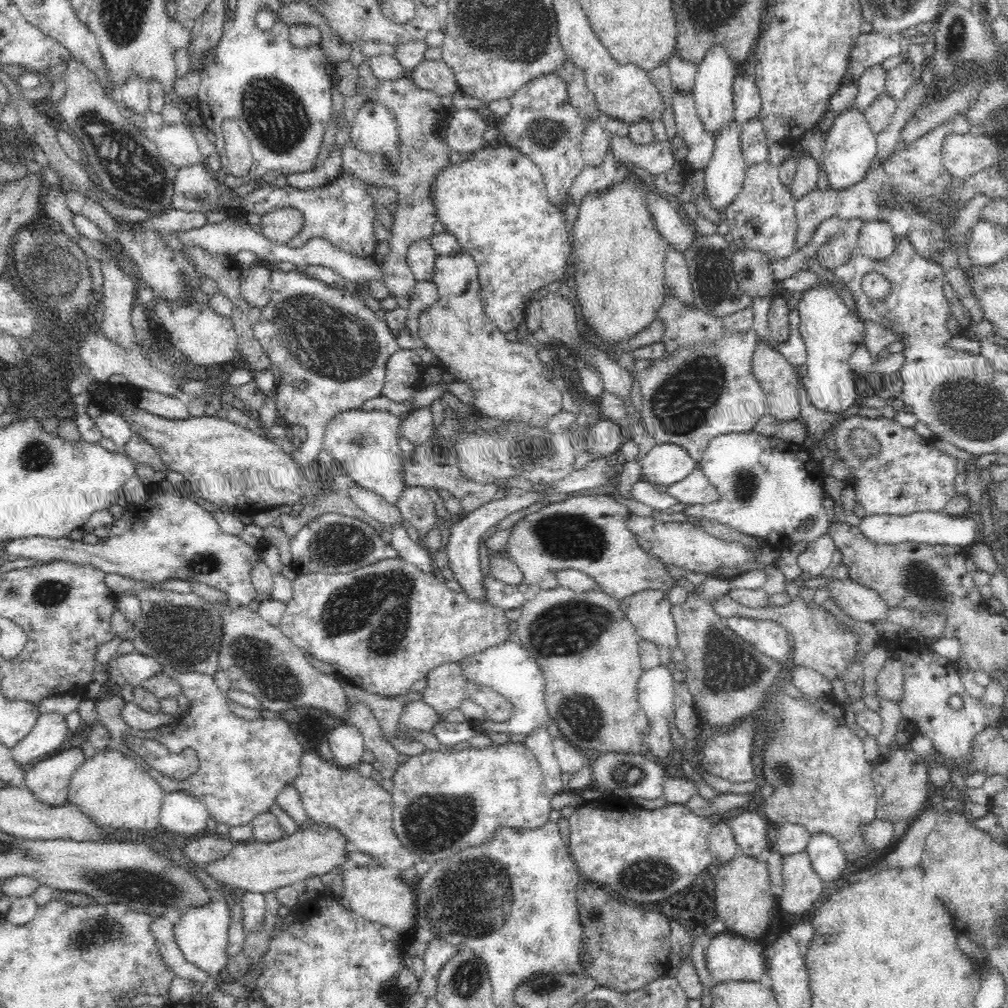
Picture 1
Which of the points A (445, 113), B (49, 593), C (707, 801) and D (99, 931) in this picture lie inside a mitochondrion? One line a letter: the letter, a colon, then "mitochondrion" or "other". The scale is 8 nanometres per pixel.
A: other
B: mitochondrion
C: other
D: mitochondrion

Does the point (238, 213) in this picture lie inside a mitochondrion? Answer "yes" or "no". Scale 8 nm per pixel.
no

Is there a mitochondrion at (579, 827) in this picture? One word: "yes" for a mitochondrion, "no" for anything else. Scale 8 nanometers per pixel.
no

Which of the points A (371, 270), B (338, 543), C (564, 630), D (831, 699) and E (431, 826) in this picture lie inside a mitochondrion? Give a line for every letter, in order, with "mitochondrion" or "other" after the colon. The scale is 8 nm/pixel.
A: other
B: mitochondrion
C: mitochondrion
D: other
E: mitochondrion

